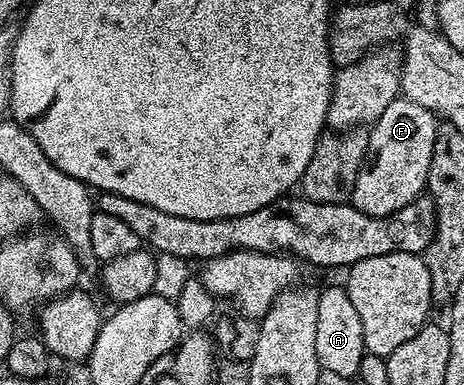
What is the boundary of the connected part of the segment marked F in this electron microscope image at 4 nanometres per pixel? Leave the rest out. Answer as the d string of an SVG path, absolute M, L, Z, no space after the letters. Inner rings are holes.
M405 99L388 103L384 115L380 115L370 129L366 158L360 167L360 175L356 175L353 205L364 211L364 215L383 217L392 215L392 211L400 211L400 207L408 207L408 203L423 196L439 124L435 110L420 107L420 103Z

